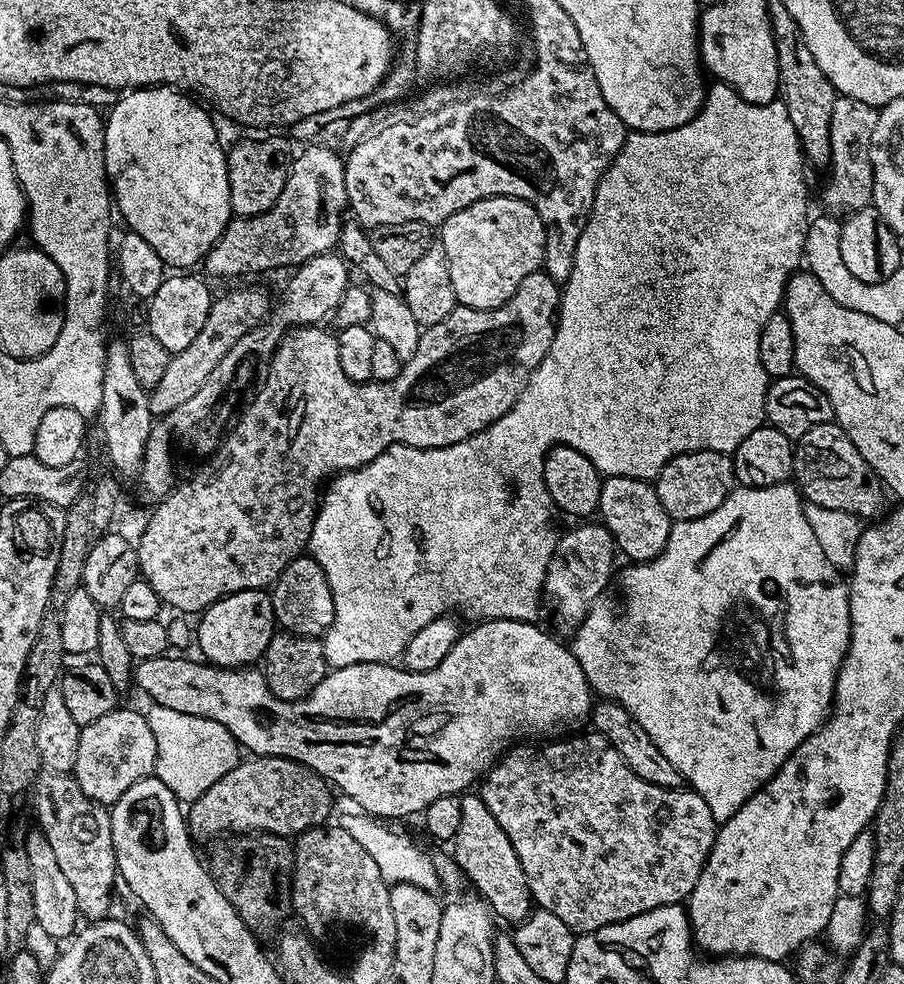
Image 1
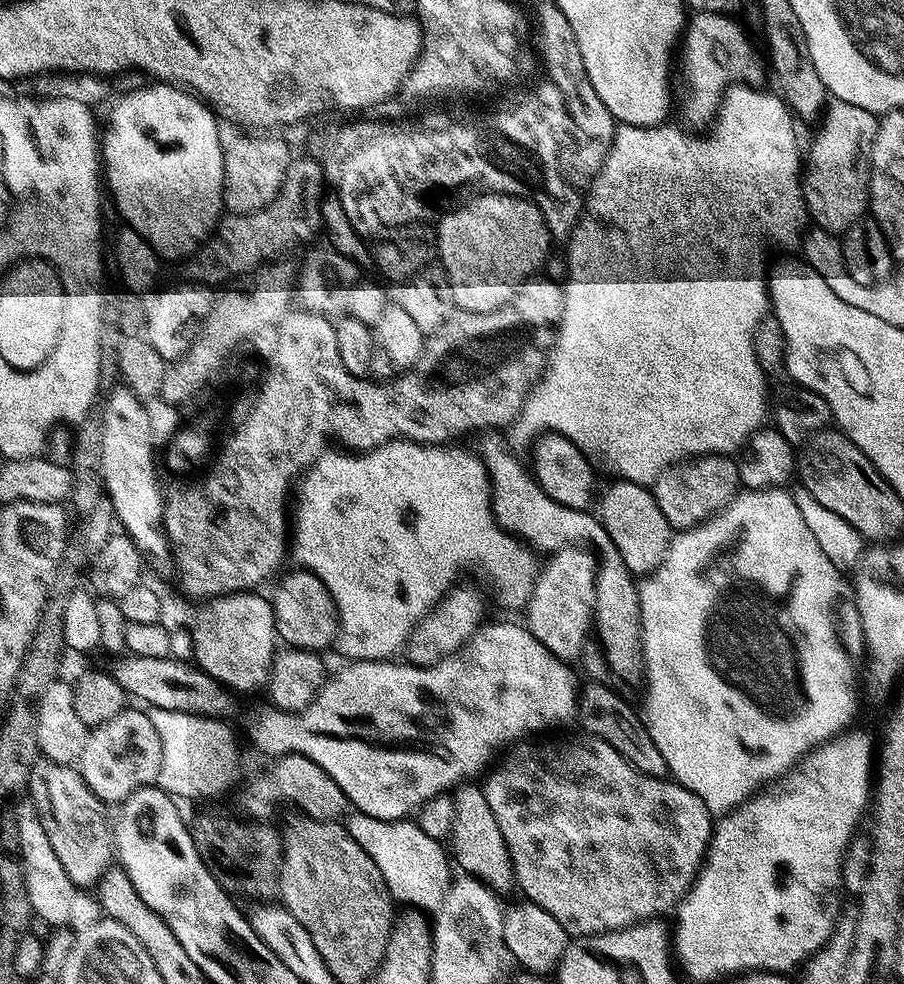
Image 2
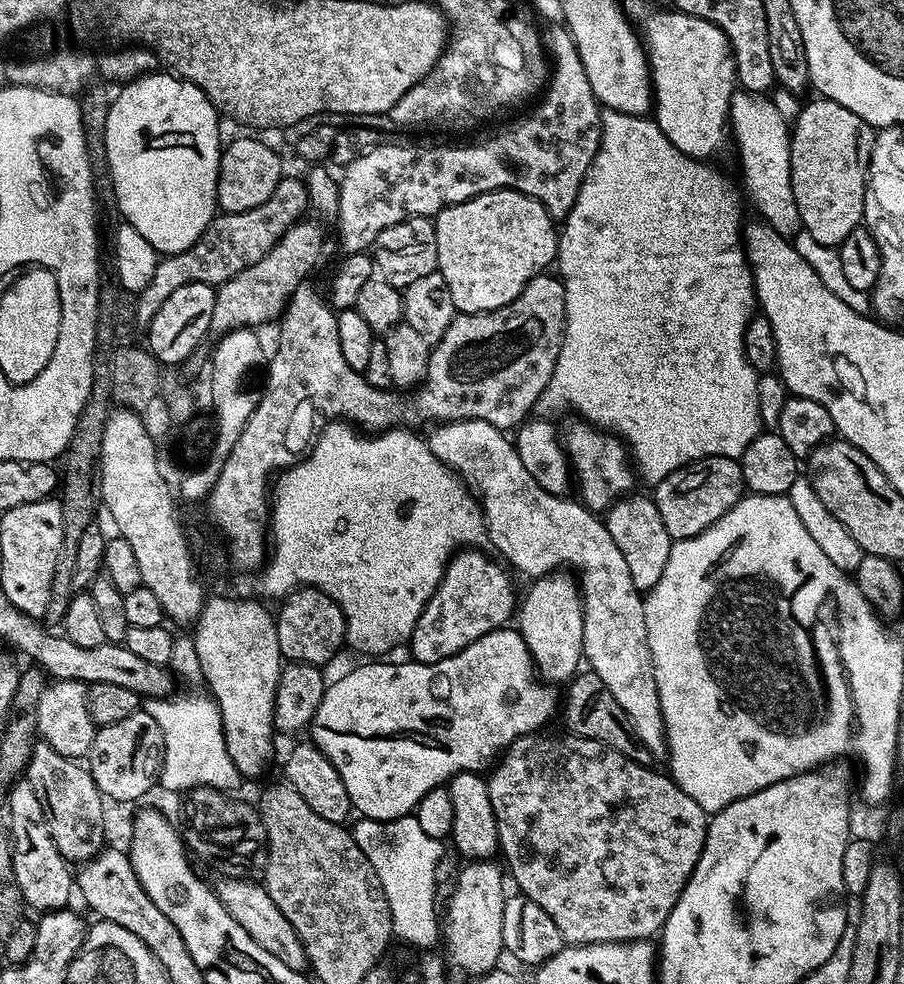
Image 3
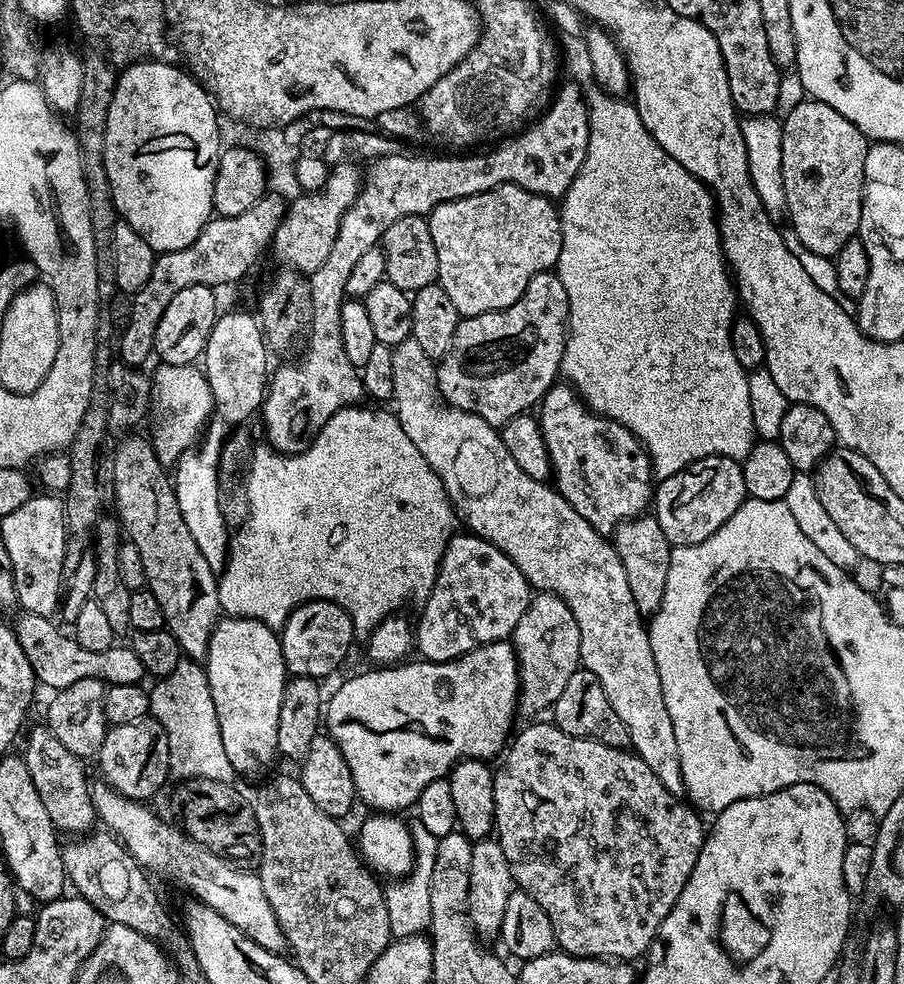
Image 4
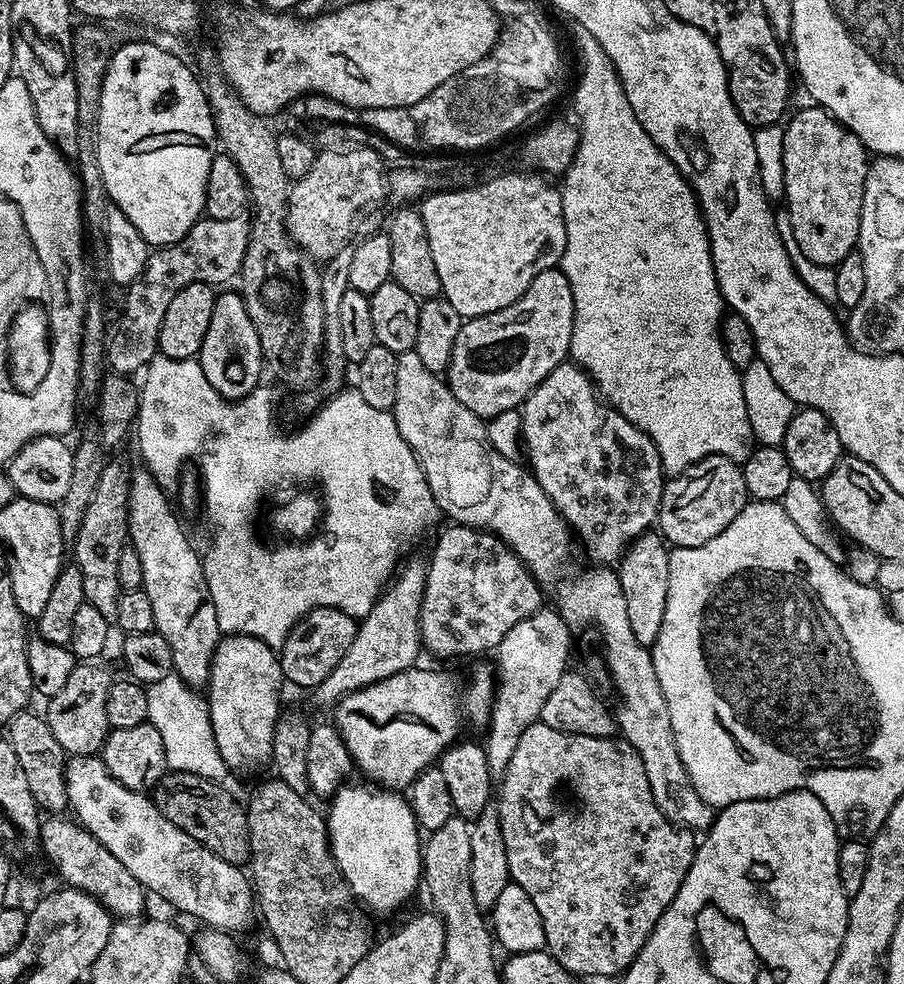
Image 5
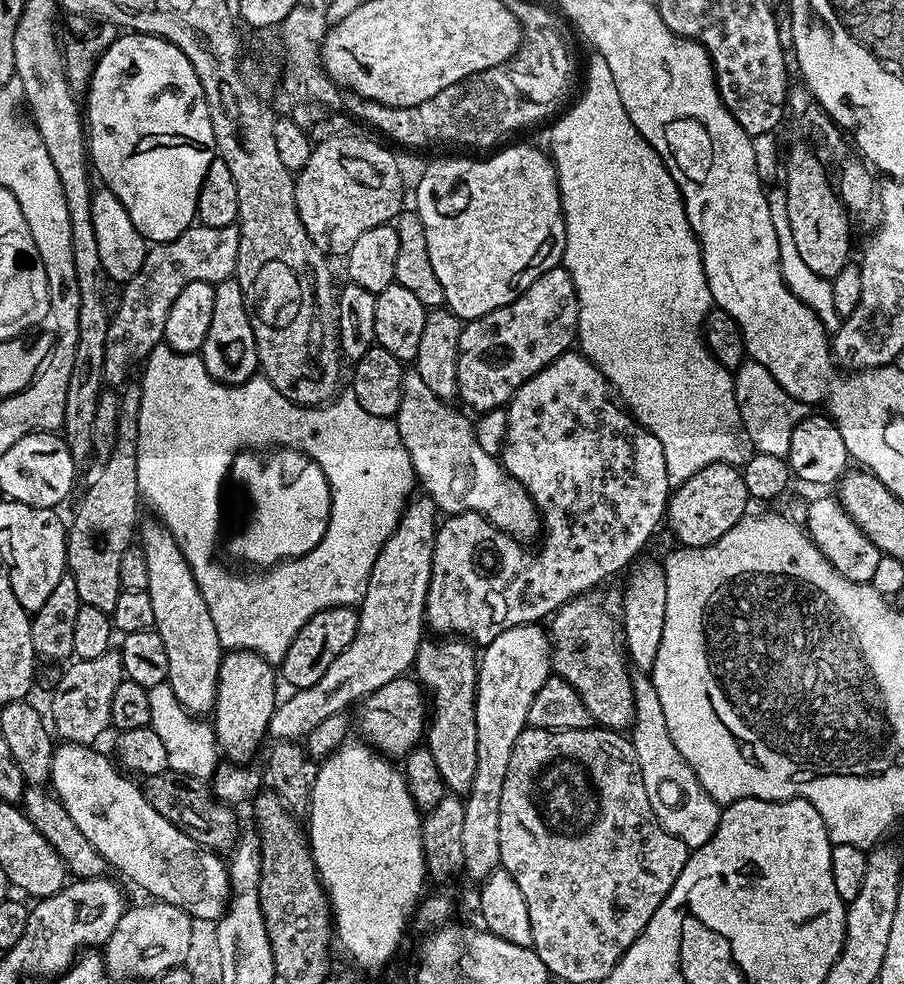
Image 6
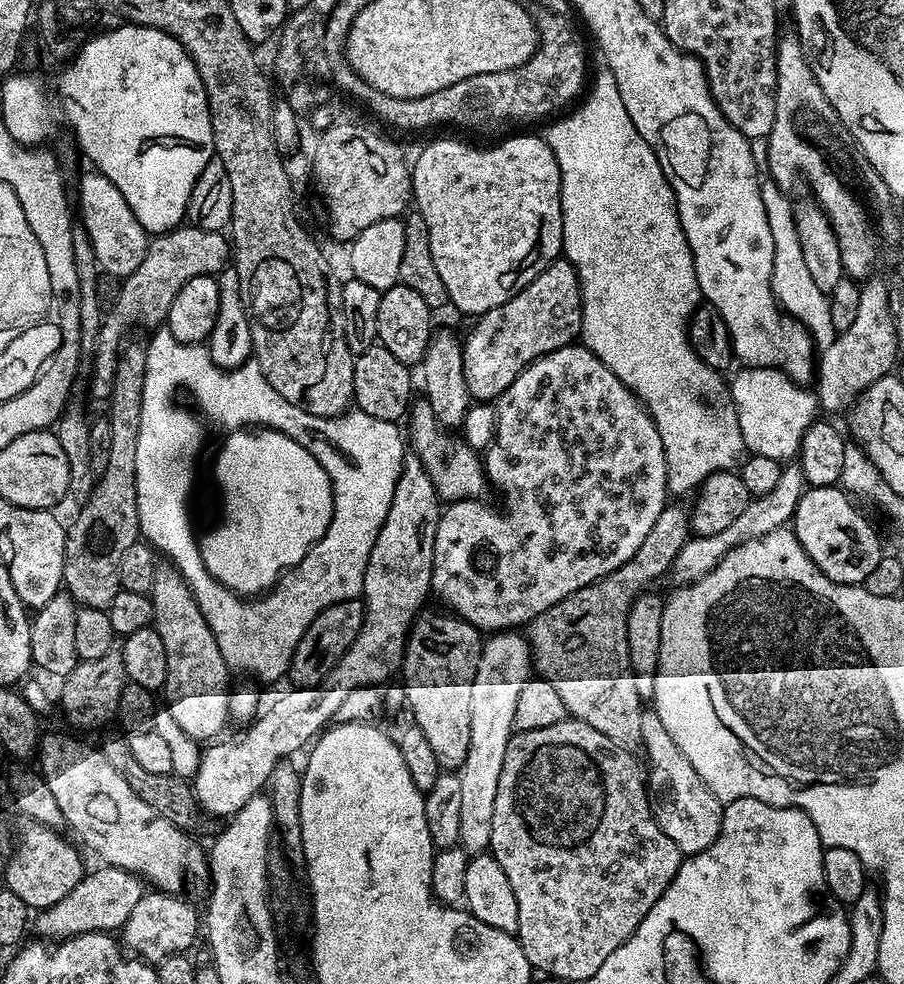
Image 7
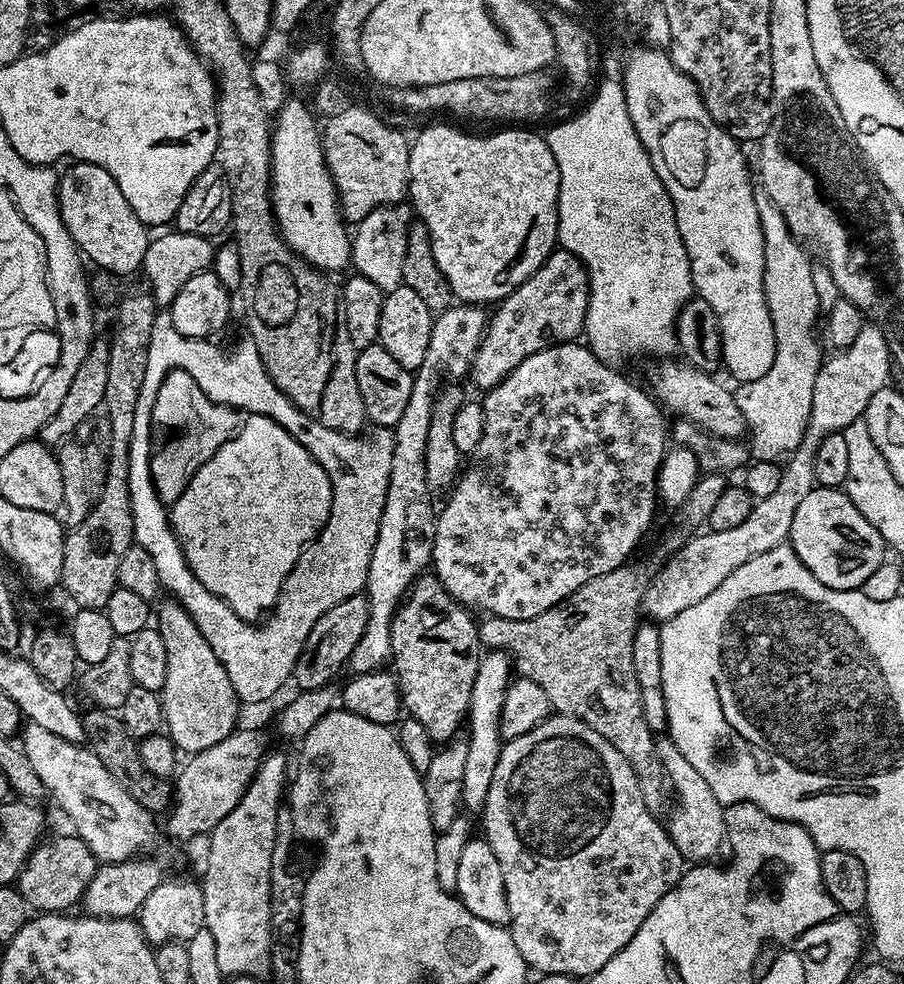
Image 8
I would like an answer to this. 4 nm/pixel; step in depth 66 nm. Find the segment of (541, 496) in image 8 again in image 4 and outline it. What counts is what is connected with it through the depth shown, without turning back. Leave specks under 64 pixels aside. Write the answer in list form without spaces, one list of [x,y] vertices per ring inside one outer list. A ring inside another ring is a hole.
[[[563,383],[553,384],[538,405],[538,423],[544,436],[544,448],[548,451],[554,487],[566,502],[570,502],[574,511],[594,526],[596,532],[611,537],[625,520],[641,515],[647,509],[644,507],[653,503],[654,476],[650,471],[650,460],[644,445],[632,431],[597,415],[567,383]],[[453,535],[440,557],[440,570],[436,574],[436,584],[423,601],[424,613],[420,616],[420,625],[414,628],[414,648],[421,652],[425,661],[441,664],[447,660],[456,660],[465,656],[483,644],[492,644],[495,640],[508,640],[518,626],[518,622],[528,611],[530,603],[530,585],[527,578],[514,566],[514,562],[502,550],[498,550],[488,540],[478,535]]]

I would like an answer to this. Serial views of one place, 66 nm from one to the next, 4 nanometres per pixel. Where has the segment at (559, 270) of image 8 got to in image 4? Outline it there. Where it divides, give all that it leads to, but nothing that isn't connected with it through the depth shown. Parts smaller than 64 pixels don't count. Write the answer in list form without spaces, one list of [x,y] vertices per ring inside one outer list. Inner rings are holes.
[[[549,270],[547,272],[534,274],[534,278],[530,278],[526,290],[509,308],[500,308],[496,312],[483,312],[479,316],[466,316],[459,321],[459,324],[453,332],[453,338],[449,344],[449,348],[446,350],[444,356],[438,360],[438,387],[441,397],[446,398],[447,403],[451,405],[451,407],[472,411],[492,427],[501,428],[505,426],[510,418],[527,413],[531,409],[529,408],[531,404],[532,407],[539,405],[549,388],[557,383],[558,373],[561,371],[564,358],[564,341],[566,339],[567,330],[568,295],[566,294],[566,286],[562,286],[562,282],[556,276],[555,271]]]

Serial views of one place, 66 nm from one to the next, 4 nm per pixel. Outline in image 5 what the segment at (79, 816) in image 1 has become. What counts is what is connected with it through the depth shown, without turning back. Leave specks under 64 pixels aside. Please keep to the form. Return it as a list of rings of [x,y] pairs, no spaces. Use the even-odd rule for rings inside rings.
[[[25,710],[6,725],[6,738],[10,746],[14,746],[14,754],[18,754],[18,762],[22,762],[22,770],[26,770],[26,778],[30,781],[30,791],[41,809],[48,814],[60,814],[69,807],[67,778],[65,776],[66,753],[58,746],[58,738],[54,738],[47,719],[33,710]]]

